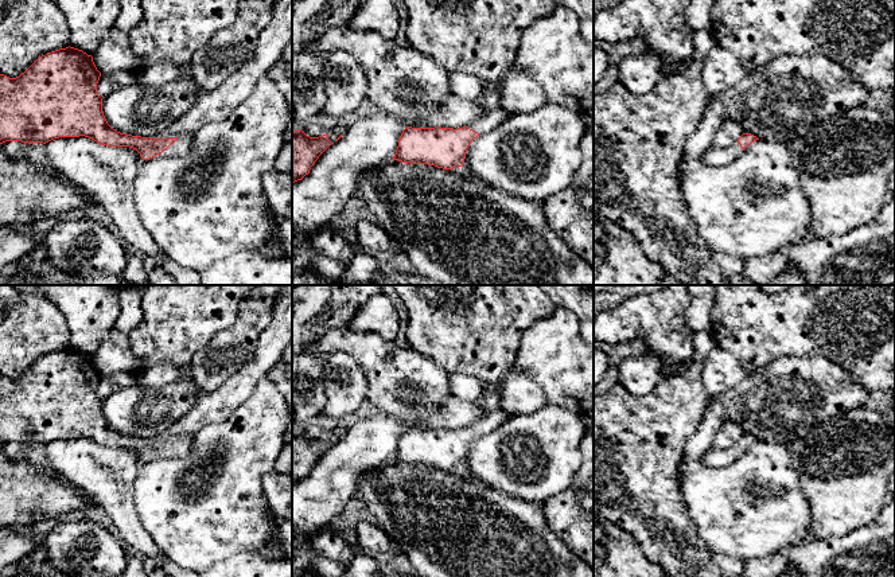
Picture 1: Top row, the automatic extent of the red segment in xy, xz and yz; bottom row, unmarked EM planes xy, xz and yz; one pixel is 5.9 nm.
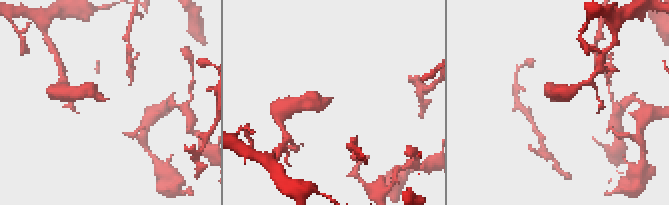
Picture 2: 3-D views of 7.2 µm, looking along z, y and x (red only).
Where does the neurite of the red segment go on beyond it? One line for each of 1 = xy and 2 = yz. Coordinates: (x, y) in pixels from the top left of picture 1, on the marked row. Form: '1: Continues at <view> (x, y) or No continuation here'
1: Continues at xy (182, 145)
2: Continues at yz (712, 156)

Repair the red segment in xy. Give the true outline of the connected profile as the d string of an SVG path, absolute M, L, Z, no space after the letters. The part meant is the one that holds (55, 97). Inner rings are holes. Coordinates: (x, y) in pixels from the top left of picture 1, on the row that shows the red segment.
M74 47L59 48L39 56L24 73L16 78L0 74L0 144L5 141L48 143L59 137L85 136L108 147L129 147L136 149L143 160L156 155L184 155L190 152L191 137L153 139L120 133L113 129L102 112L102 98L97 94L97 83L101 73L97 70L93 56Z

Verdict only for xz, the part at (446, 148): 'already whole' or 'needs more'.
needs more

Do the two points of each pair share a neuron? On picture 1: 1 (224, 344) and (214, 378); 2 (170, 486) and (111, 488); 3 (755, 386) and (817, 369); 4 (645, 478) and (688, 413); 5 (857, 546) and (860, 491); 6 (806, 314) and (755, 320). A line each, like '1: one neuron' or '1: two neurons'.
1: one neuron
2: two neurons
3: one neuron
4: one neuron
5: two neurons
6: one neuron

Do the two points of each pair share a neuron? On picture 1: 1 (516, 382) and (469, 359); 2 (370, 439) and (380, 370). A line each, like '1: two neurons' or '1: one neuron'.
1: two neurons
2: two neurons

